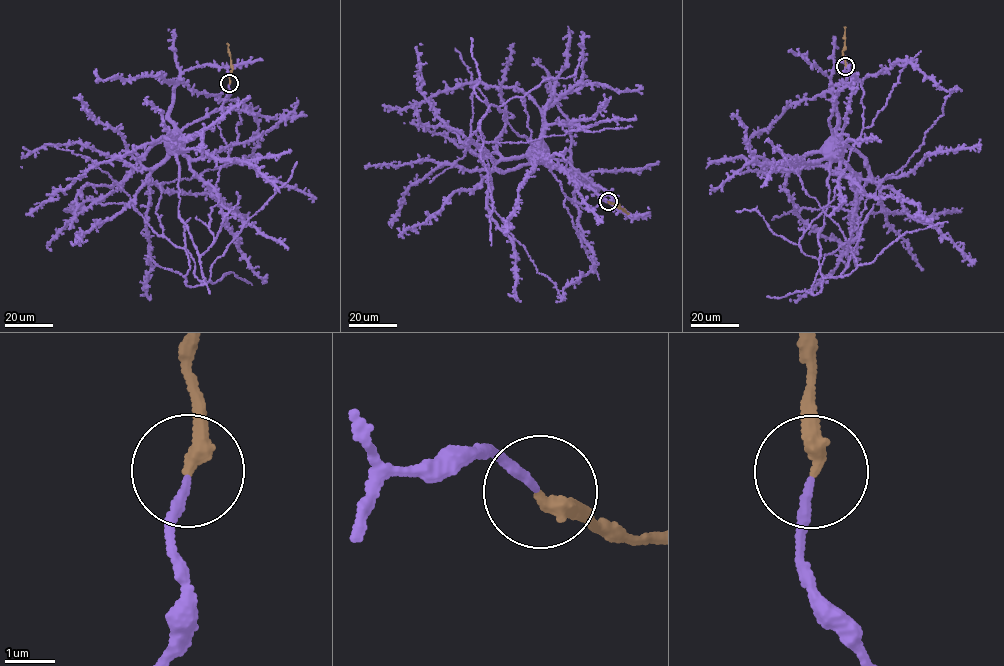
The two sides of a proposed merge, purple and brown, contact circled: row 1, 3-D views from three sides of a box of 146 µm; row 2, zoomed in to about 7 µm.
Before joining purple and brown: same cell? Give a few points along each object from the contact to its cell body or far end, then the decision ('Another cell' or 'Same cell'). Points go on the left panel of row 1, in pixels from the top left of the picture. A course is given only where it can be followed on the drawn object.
Course of purple: (229, 84), (217, 125), (227, 163), (214, 188), (191, 169), (180, 144), (173, 141). Course of brown: (229, 83), (232, 68), (227, 43). Same cell

